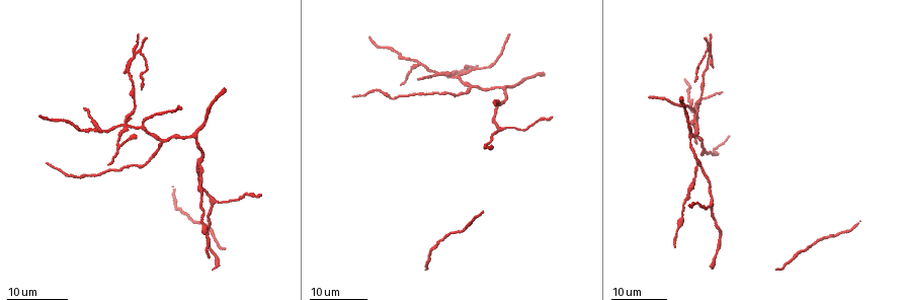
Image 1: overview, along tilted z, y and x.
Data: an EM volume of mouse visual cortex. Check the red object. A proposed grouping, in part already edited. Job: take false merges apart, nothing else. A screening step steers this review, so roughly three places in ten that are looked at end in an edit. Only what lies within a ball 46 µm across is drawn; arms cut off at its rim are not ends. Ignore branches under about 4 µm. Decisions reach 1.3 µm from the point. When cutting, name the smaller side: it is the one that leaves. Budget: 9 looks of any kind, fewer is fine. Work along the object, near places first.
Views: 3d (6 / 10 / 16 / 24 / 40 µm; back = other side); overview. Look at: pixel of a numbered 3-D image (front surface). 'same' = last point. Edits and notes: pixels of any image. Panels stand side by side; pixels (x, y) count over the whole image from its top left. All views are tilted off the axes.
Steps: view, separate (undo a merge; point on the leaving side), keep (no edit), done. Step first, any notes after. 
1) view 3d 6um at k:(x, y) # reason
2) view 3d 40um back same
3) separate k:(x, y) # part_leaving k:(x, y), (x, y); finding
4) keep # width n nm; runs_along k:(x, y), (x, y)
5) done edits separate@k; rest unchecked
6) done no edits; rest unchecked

view 3d 16um at 1:(125, 123) # looks like a crossing

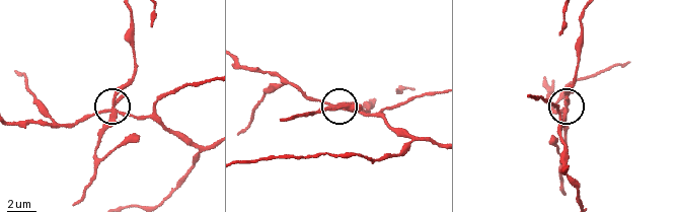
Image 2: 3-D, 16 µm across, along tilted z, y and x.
view 3d 10um at 2:(115, 106) # closer look

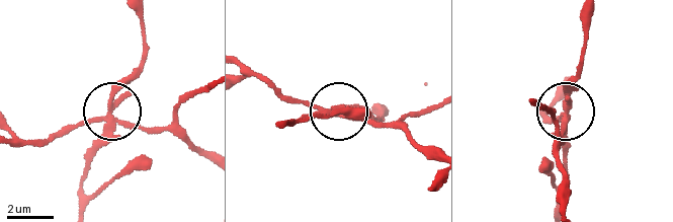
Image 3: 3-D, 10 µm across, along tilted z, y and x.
separate 3:(111, 86) # width 240 nm; part_leaving 3:(108, 121), (110, 94), (142, 57), (143, 15); a second neuron is stuck on

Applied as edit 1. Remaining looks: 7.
view 3d 24um at 1:(99, 130)

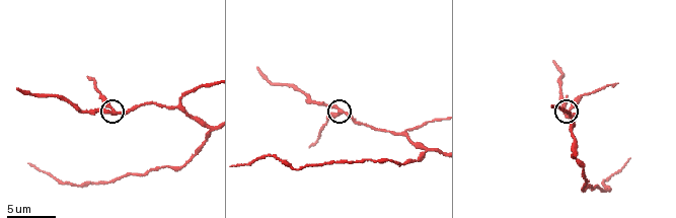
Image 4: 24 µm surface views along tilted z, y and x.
view 3d 10um at 4:(112, 113)

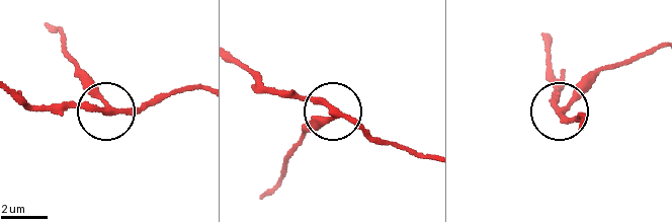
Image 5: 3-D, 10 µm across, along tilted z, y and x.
keep # side_arm 7 um; runs_along 5:(427, 159), (374, 140), (334, 115), (304, 134); continuous, no second neuron

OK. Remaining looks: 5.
view 3d 24um at 1:(491, 120)

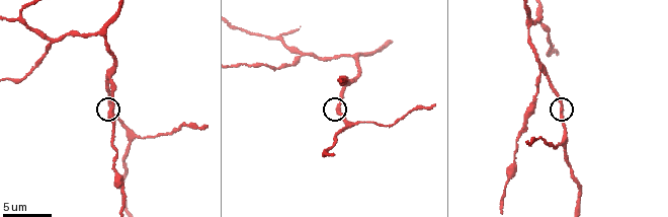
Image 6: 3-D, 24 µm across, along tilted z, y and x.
view 3d 6um at 6:(562, 105)

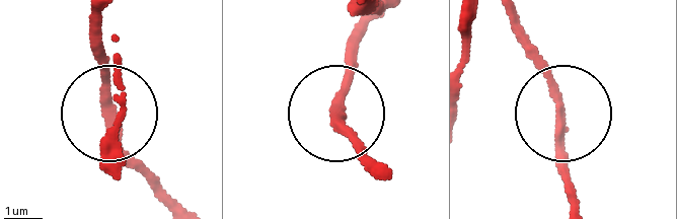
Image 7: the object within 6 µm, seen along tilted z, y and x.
keep # width 230 nm; runs_along 7:(339, 111), (349, 45); one neuron here

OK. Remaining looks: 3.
view 3d 6um at 6:(49, 41) # branch point

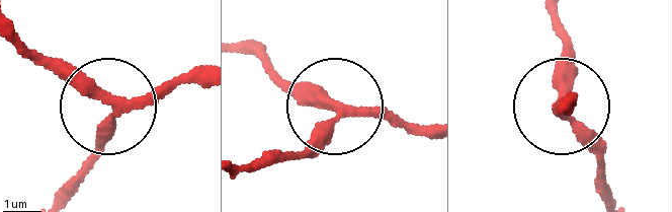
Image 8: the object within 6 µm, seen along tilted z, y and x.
view 3d 6um back at 8:(338, 114)

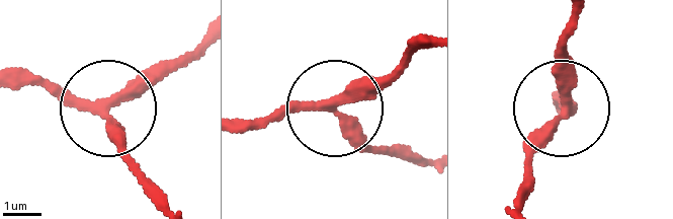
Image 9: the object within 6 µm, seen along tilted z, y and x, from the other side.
keep # side_arm 24 um; arms 3; all the same neuron

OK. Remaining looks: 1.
view 3d 10um at 6:(131, 136) # small branch off a trunk

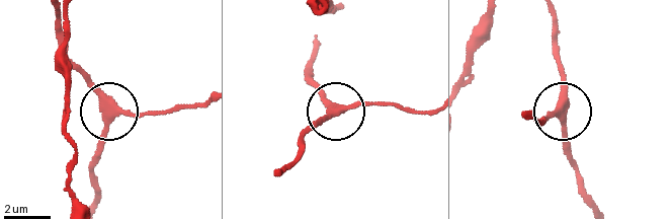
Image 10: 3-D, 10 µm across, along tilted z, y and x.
keep # side_arm 10 um; runs_along 10:(311, 70), (307, 74), (320, 98), (333, 108), (400, 105); one neuron here

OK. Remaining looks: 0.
done edits separate@3; rest unchecked

